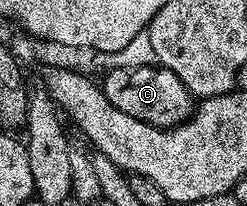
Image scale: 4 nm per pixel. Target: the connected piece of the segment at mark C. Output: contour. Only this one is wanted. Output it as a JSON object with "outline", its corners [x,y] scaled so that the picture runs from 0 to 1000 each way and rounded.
{"outline":[[[640,316],[526,330],[482,320],[470,340],[429,345],[413,369],[409,413],[441,505],[457,505],[457,524],[490,524],[490,544],[518,563],[538,563],[538,583],[571,583],[607,612],[725,612],[773,568],[798,510],[765,427],[733,408],[725,374]]]}

